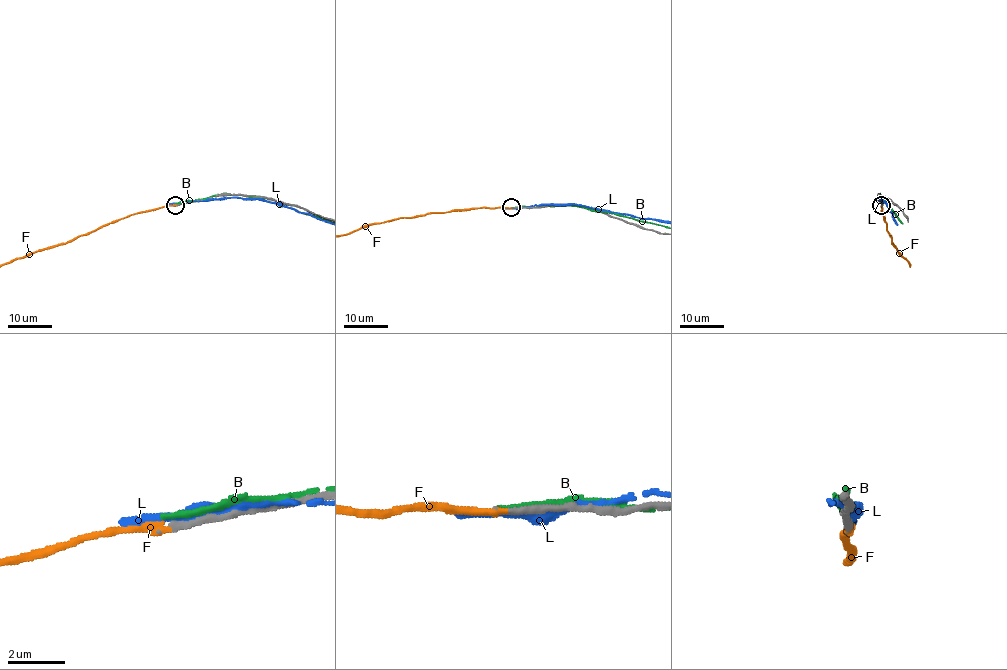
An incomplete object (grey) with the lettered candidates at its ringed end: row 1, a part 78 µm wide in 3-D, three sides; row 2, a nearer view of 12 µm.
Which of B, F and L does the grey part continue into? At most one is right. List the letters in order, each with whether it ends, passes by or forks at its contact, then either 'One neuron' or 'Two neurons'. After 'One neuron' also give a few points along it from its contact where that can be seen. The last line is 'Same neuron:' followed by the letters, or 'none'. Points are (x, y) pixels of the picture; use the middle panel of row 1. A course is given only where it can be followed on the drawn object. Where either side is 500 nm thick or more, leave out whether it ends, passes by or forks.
B: It passes by. Two neurons
F: It ends there. One neuron
L: It passes by. Two neurons
Same neuron: F

